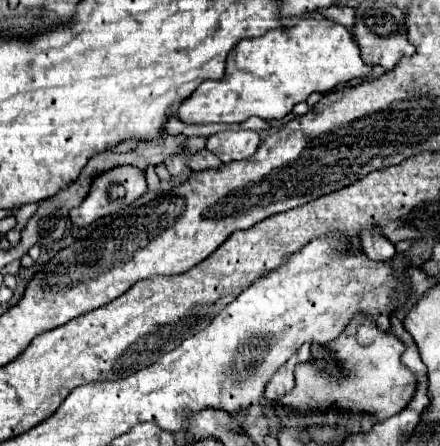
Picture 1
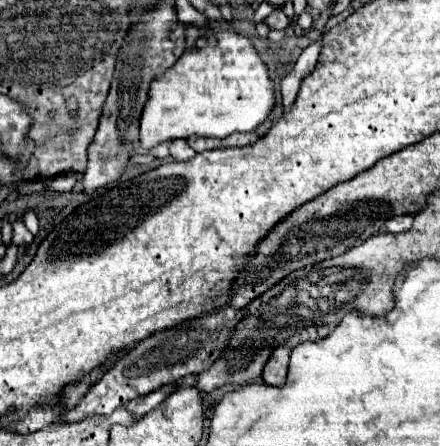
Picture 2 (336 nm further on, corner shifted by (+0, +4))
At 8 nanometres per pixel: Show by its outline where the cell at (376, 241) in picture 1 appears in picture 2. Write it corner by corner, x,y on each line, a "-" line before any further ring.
396,216
396,218
390,218
388,222
386,222
386,228
388,228
388,232
392,232
392,234
398,234
398,232
406,232
406,230
410,230
412,228
412,216

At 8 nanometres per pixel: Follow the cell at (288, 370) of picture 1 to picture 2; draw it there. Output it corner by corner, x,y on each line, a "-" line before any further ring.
278,346
264,366
264,372
262,372
264,382
270,386
284,386
288,376
288,360
290,360
290,348

